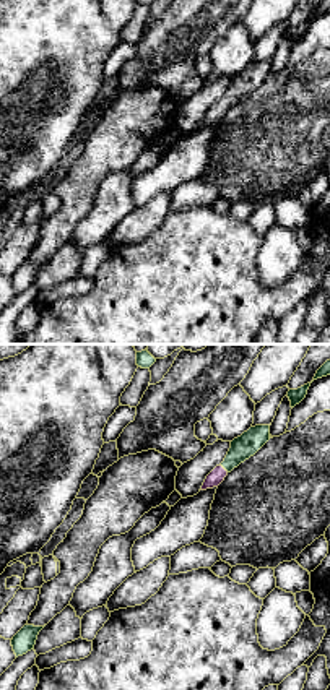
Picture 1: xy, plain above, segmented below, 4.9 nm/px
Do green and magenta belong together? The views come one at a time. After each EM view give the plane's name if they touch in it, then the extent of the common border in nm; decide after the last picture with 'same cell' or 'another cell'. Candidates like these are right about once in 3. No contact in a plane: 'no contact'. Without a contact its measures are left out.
meets green in xy; contact 60 nm long

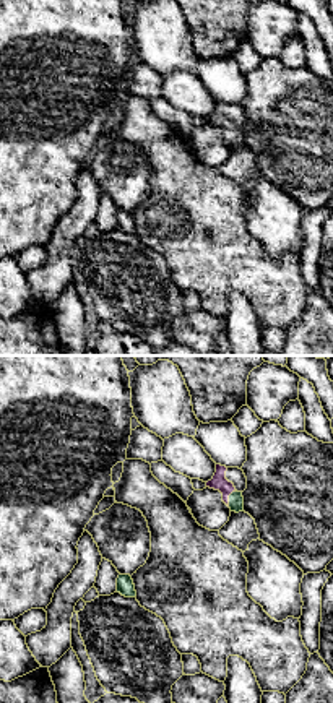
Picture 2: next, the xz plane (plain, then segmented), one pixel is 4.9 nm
meets green in xz; contact 90 nm long

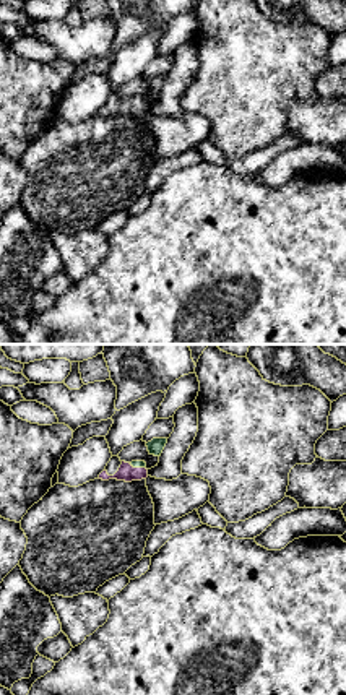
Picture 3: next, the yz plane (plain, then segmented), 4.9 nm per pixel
meets green in yz; contact 90 nm long

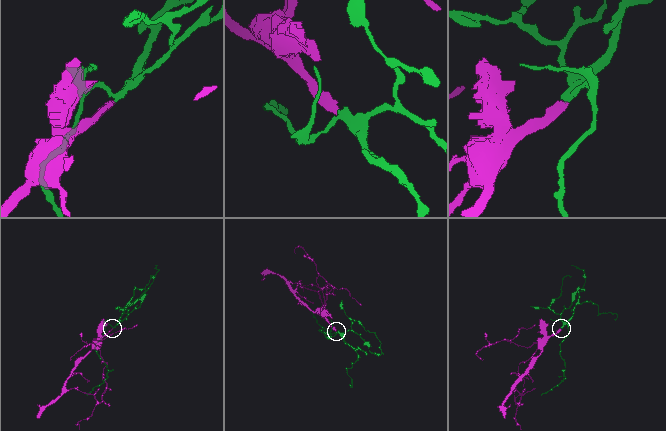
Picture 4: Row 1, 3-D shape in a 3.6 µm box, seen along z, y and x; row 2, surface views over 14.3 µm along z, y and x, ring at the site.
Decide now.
same cell

